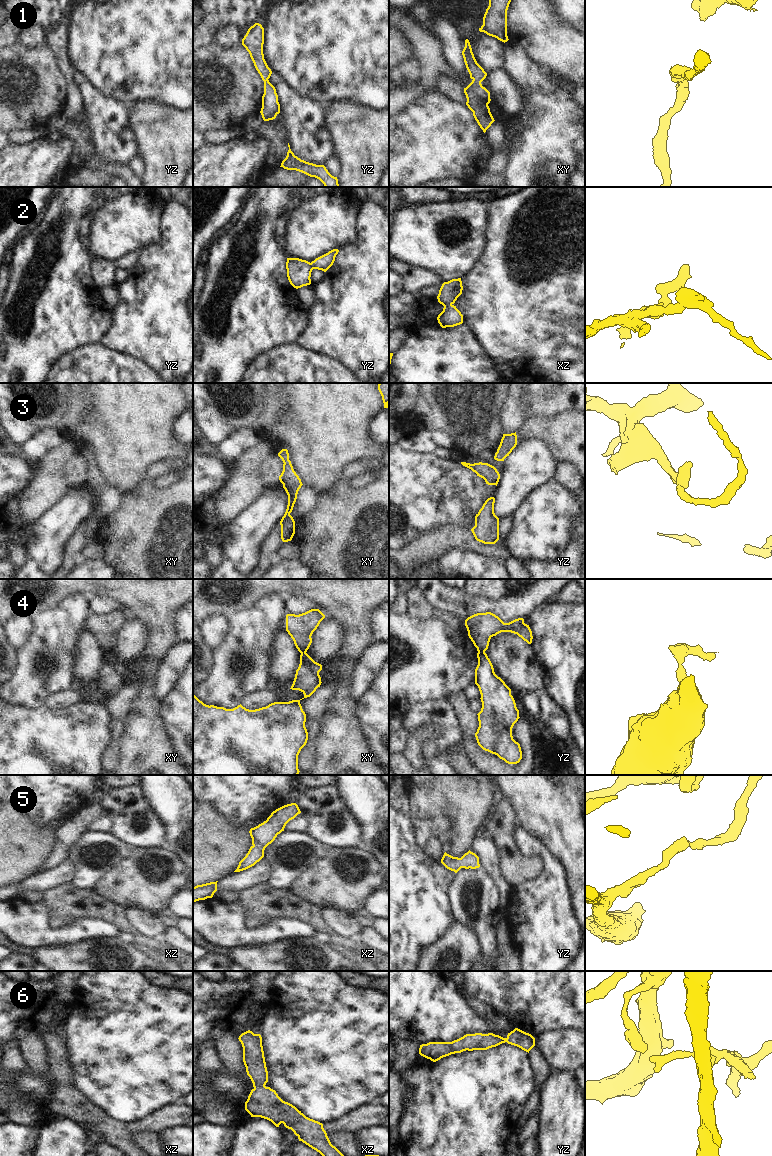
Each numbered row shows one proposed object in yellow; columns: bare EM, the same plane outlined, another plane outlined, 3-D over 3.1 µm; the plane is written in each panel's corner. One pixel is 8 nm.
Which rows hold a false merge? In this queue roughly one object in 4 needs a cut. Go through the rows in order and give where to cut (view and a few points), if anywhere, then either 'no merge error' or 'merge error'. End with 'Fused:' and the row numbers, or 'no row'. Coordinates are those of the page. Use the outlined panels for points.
1: cut none; no merge error
2: cut none; no merge error
3: cut none; no merge error
4: cut yz (478, 651), (484, 653); merge error
5: cut none; no merge error
6: cut none; no merge error
Fused: 4

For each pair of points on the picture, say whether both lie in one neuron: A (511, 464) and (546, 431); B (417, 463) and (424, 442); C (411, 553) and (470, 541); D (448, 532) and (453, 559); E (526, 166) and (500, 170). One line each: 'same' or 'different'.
A: different
B: different
C: same
D: different
E: different

